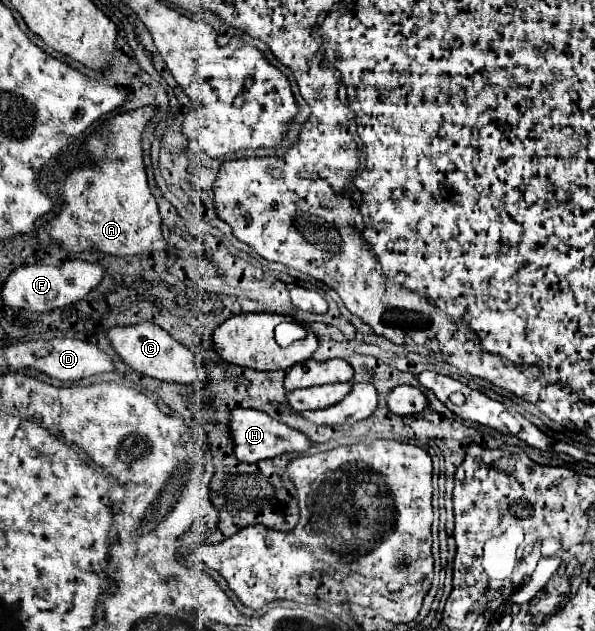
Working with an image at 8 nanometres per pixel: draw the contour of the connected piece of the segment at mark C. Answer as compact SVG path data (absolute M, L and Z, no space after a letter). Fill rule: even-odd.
M138 323L138 325L128 325L128 327L112 327L106 331L106 337L114 351L120 355L120 359L134 371L154 377L160 381L172 381L172 383L196 383L196 381L206 381L208 371L206 367L198 365L194 361L194 353L172 339L162 327L156 327L154 323Z

